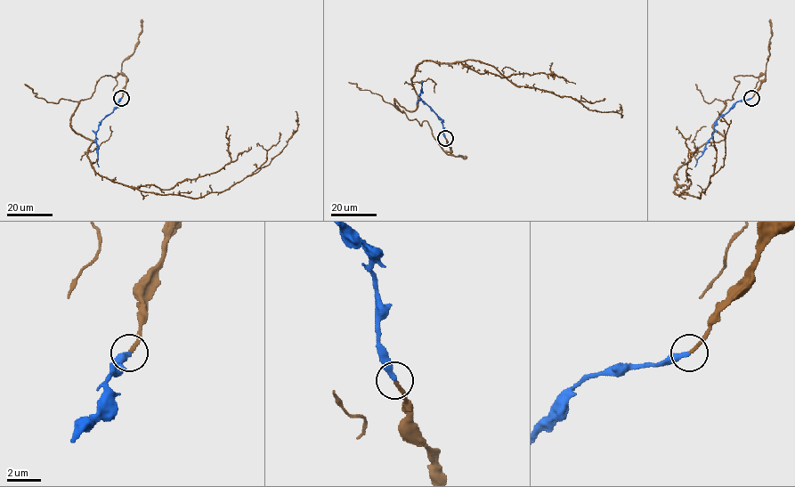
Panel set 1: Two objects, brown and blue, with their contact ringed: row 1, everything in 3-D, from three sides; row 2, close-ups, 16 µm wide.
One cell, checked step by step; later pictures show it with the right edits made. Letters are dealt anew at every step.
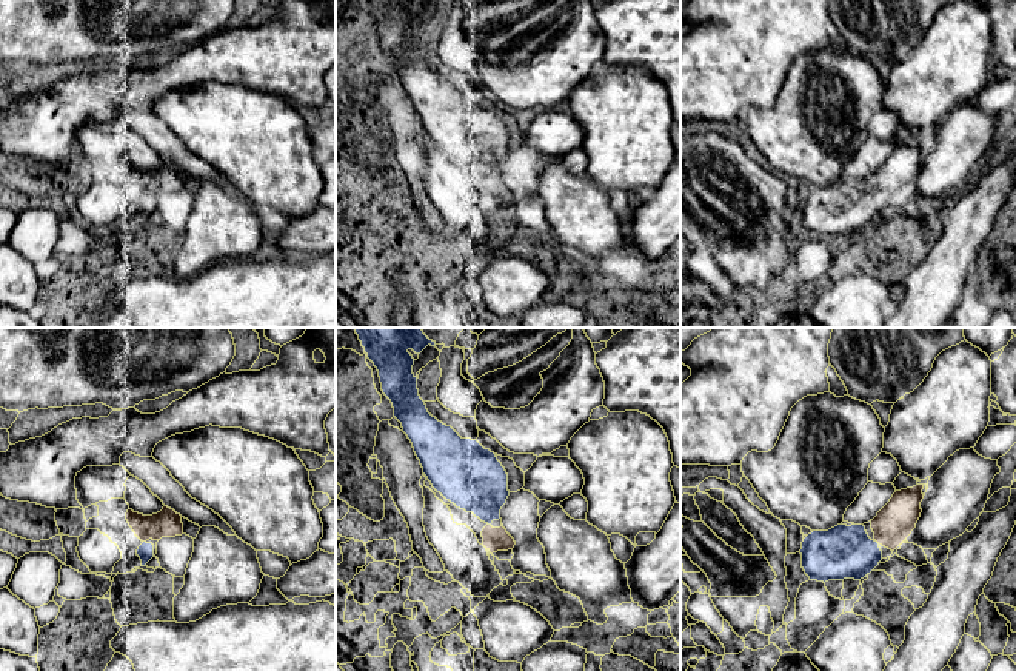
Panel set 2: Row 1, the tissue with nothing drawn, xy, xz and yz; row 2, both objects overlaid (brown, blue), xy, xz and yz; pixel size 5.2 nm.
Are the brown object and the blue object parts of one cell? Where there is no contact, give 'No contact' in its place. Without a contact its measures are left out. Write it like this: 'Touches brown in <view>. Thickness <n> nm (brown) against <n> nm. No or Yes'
Touches brown in yz. Thickness 200 nm (brown) against 280 nm. Yes

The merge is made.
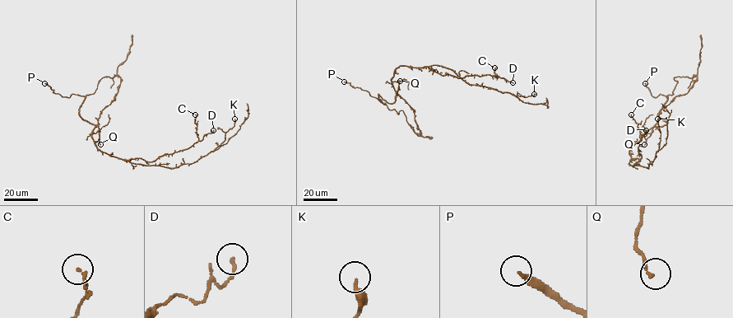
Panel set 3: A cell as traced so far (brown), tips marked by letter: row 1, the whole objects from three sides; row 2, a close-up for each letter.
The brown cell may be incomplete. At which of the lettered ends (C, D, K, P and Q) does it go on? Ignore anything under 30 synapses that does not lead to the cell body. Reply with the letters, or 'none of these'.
P

